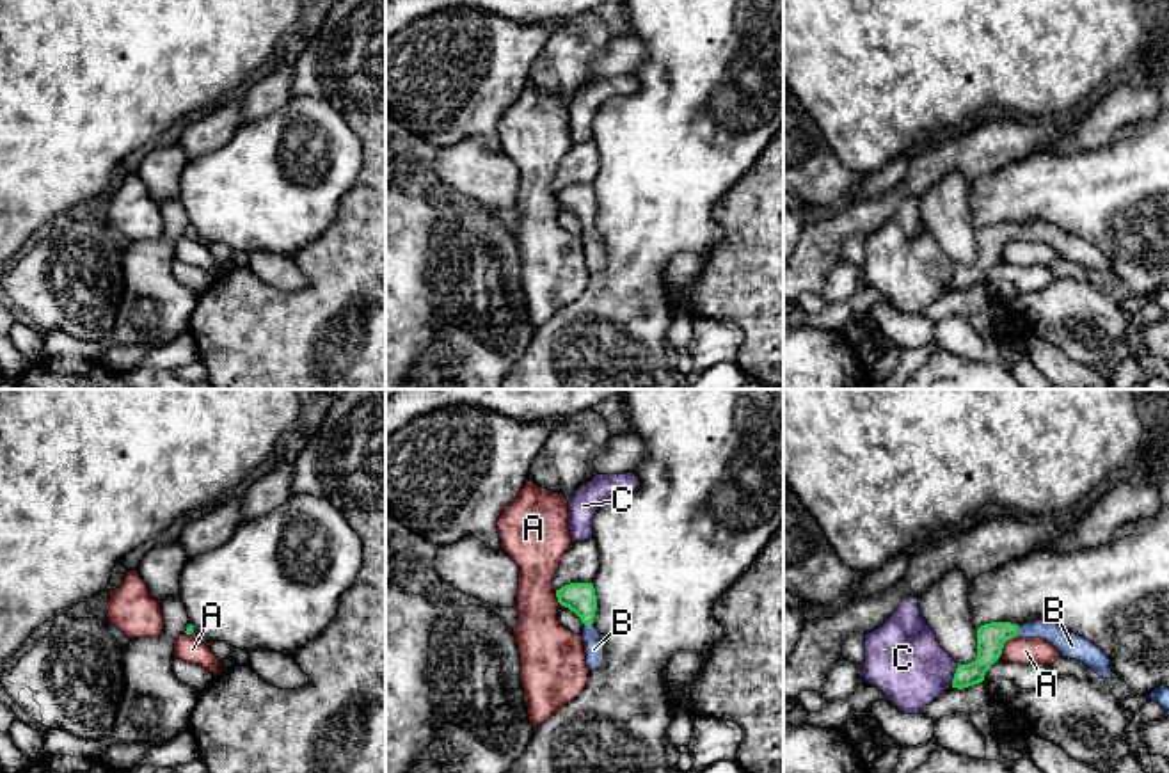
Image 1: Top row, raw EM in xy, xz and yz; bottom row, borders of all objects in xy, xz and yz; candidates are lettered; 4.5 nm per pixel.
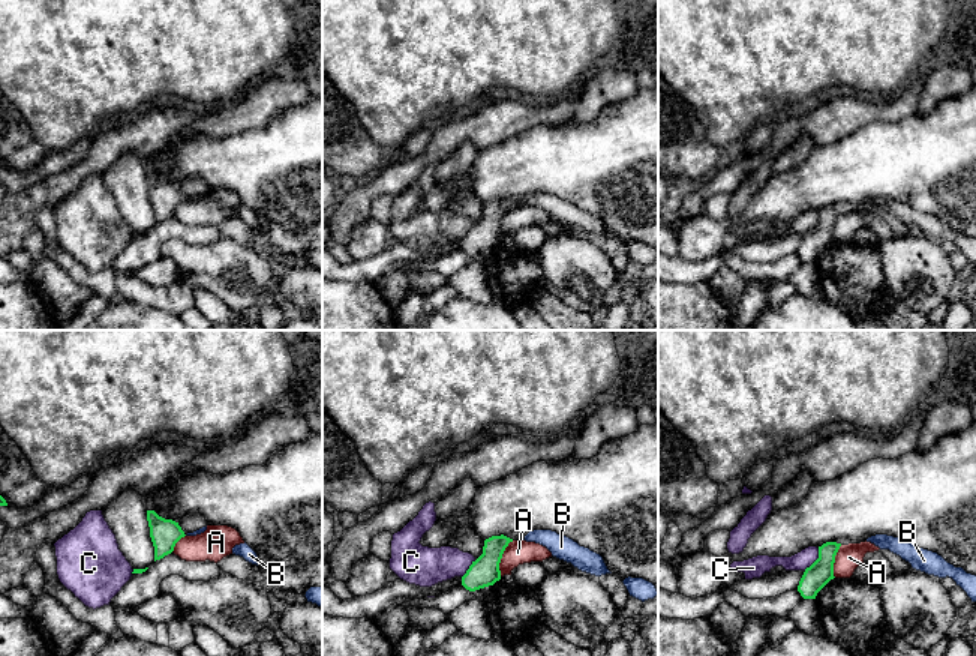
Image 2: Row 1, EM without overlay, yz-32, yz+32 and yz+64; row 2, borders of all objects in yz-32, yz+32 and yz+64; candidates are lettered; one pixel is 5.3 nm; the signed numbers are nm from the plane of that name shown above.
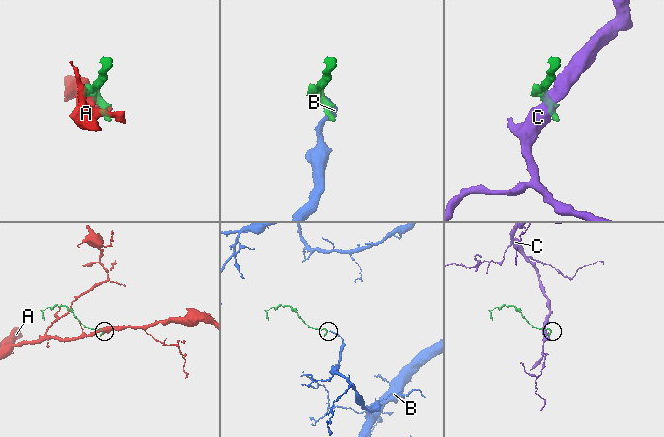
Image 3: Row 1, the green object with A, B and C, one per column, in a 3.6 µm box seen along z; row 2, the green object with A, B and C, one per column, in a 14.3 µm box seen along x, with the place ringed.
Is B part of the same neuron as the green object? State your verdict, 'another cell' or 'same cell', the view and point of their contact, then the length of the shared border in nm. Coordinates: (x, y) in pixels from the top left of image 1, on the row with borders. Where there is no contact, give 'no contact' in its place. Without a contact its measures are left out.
same cell; contact yz (1017, 631); length 50 nm

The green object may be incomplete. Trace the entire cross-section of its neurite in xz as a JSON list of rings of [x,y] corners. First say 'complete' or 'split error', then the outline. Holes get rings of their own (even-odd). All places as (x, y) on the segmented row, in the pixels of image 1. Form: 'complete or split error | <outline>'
split error | [[[570,583],[556,590],[558,602],[570,611],[574,611],[583,627],[583,643],[586,652],[586,666],[588,670],[597,670],[604,661],[604,647],[600,634],[593,626],[595,611],[597,611],[597,595],[592,583]]]

